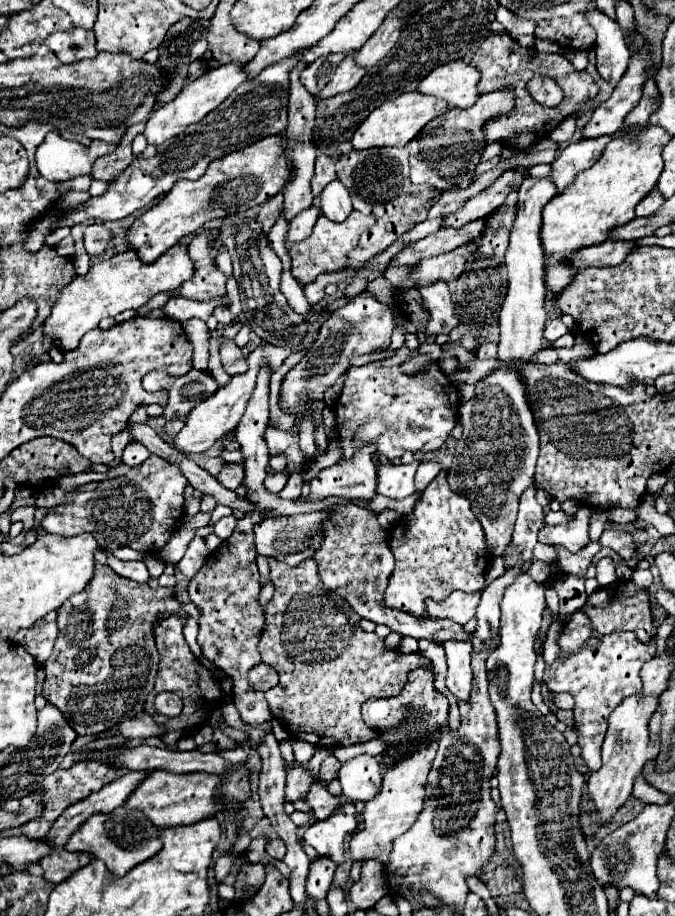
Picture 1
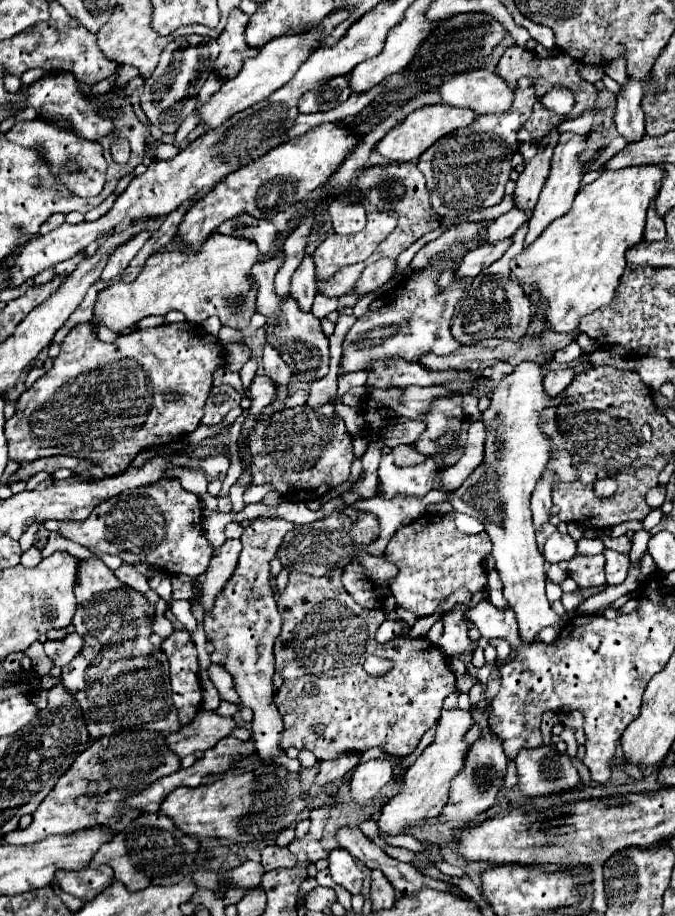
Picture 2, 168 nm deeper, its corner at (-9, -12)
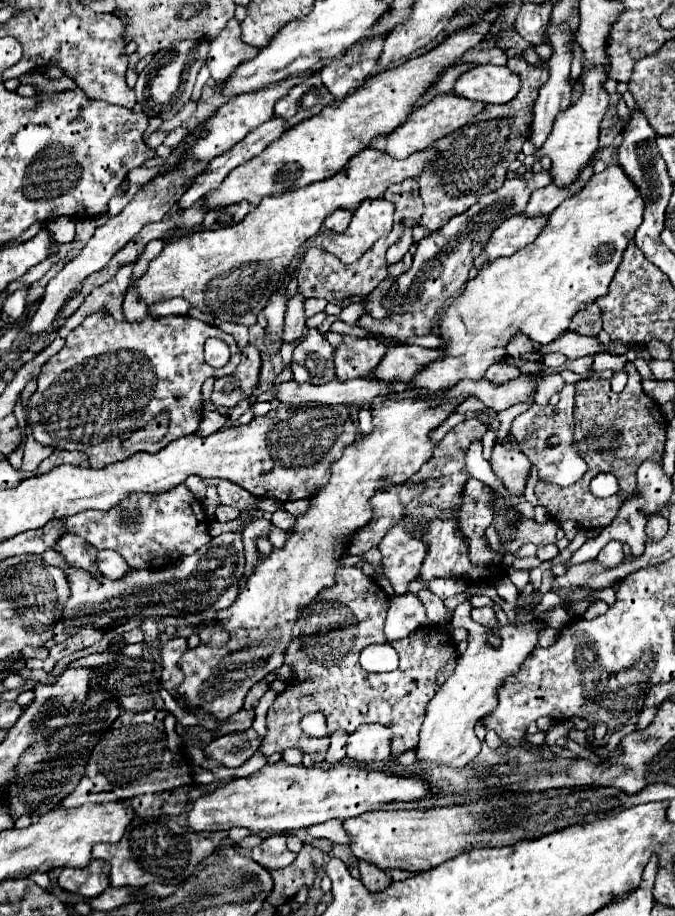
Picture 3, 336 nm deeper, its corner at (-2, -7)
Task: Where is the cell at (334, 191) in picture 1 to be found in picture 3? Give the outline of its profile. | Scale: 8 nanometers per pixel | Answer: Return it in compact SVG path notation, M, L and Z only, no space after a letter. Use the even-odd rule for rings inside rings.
M336 210L336 212L330 214L328 220L324 220L324 228L330 230L330 232L342 234L342 232L346 232L346 228L350 224L350 218L352 218L352 212L348 212L348 210Z

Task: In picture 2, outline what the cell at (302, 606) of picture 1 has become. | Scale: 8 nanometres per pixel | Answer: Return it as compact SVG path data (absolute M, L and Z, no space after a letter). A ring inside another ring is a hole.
M339 569L327 571L323 577L309 577L305 573L291 571L289 585L277 599L277 607L283 615L283 631L275 641L275 669L283 677L283 685L275 693L275 705L285 721L279 745L283 749L309 749L319 761L337 759L345 751L363 753L373 747L379 747L395 757L405 757L415 751L423 733L439 719L443 699L457 689L455 677L447 667L445 655L427 639L398 637L379 645L375 641L375 629L385 621L383 609L375 607L375 611L365 611L365 607L359 607L351 595L343 591L339 575ZM369 655L389 659L395 665L389 673L371 677L363 669ZM287 665L289 669L303 669L303 673L283 673ZM317 725L323 725L325 729L317 733Z

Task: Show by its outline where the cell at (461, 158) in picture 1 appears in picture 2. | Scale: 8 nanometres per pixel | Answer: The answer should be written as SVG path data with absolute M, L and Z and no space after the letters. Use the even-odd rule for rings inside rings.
M521 77L517 85L513 105L507 111L499 115L477 115L469 127L441 137L419 157L417 165L427 179L431 207L439 215L455 217L483 209L493 191L497 191L497 203L503 199L503 189L511 173L511 155L519 149L517 129L531 117L531 107L537 101L531 79Z

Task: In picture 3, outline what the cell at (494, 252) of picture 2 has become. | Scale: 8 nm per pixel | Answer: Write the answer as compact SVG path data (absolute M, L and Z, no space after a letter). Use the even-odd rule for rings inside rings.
M516 214L504 220L492 232L492 238L488 240L488 246L484 252L488 254L490 260L500 256L512 256L516 250L532 244L546 224L548 224L548 214L542 214L542 216Z

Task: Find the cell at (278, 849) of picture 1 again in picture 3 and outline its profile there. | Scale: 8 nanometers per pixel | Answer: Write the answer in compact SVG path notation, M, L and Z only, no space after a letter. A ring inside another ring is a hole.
M268 834L260 846L252 848L252 858L268 870L278 870L292 864L296 854L286 848L284 834Z

